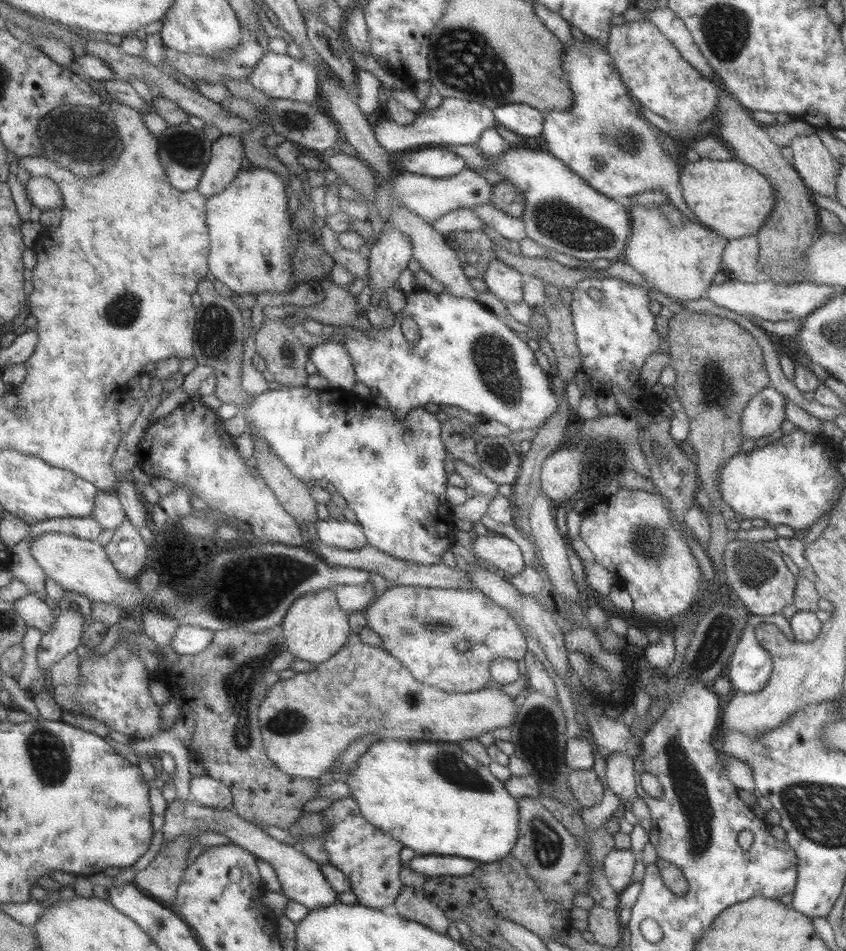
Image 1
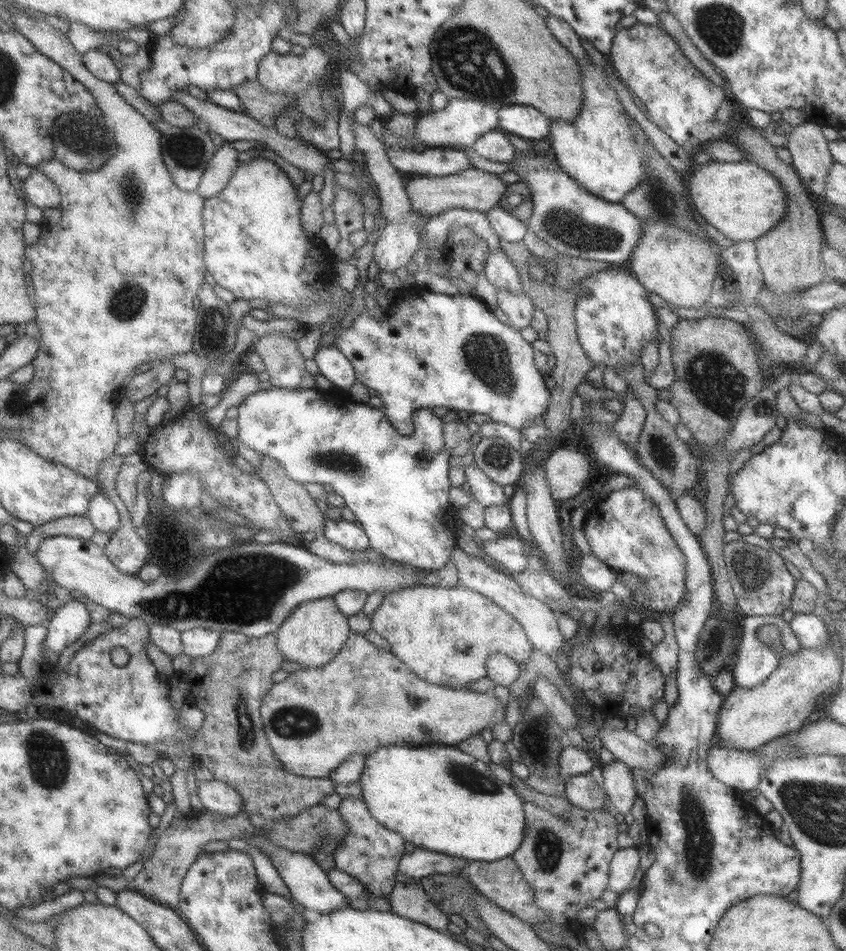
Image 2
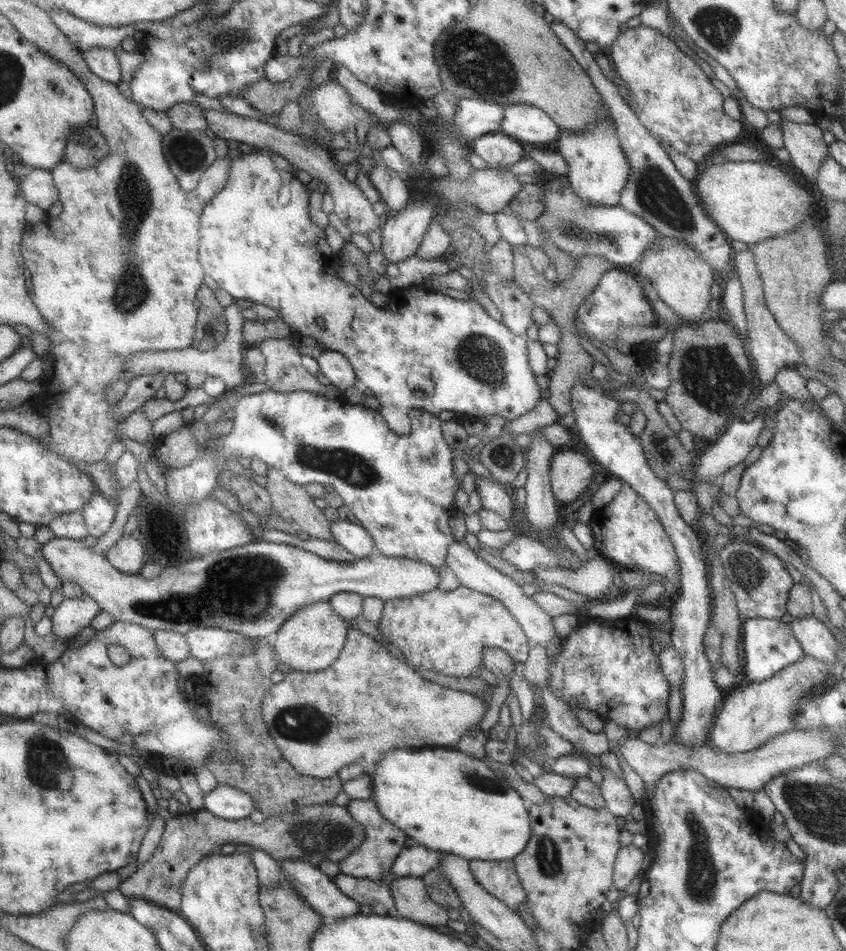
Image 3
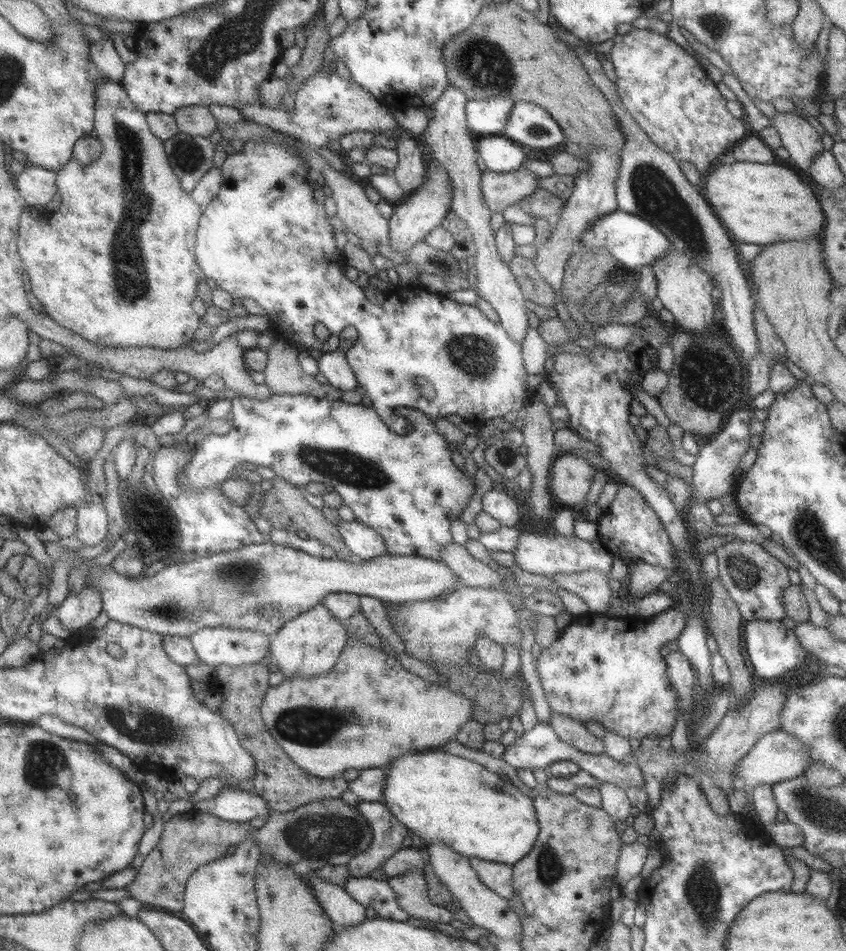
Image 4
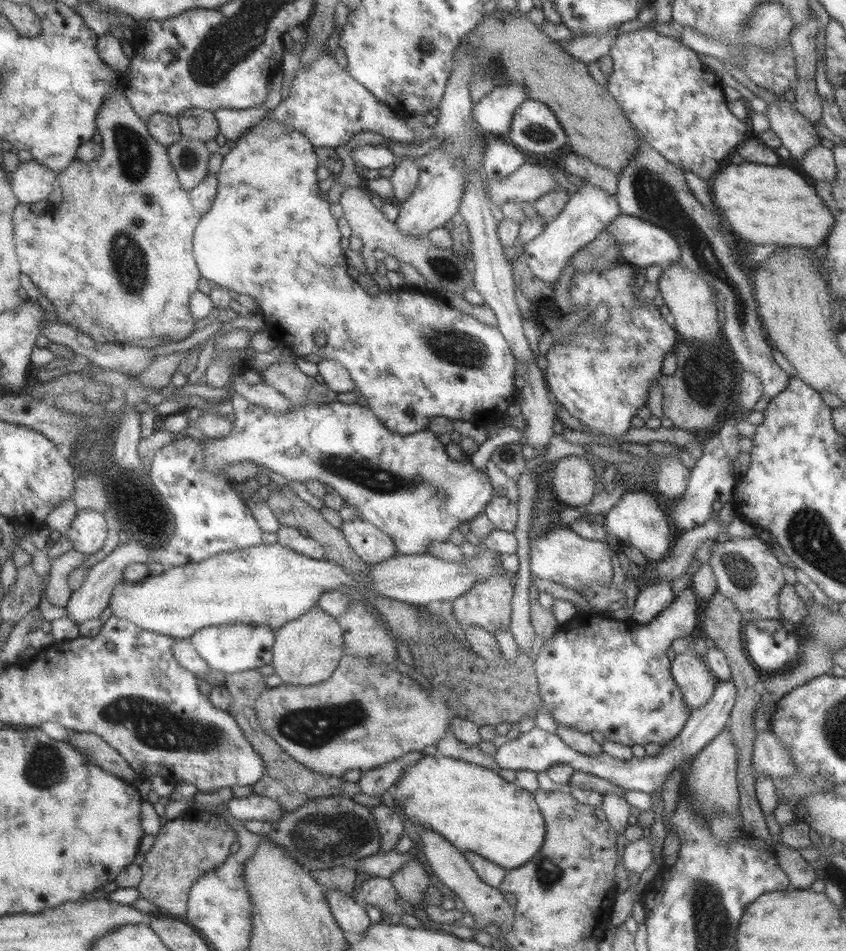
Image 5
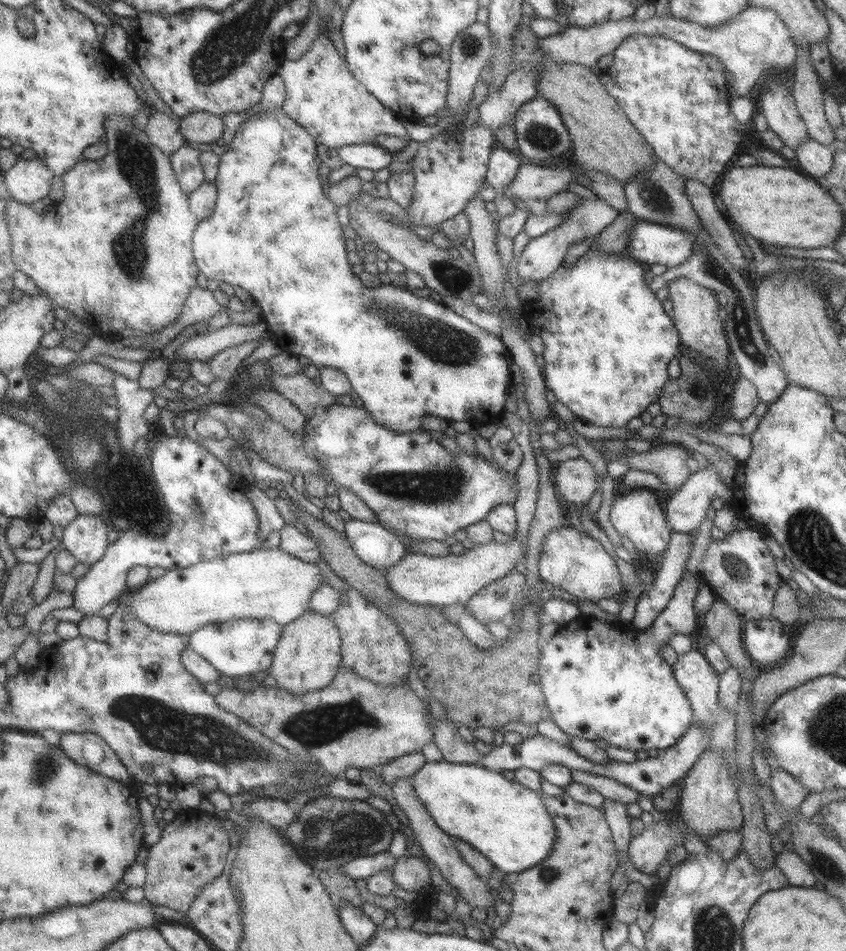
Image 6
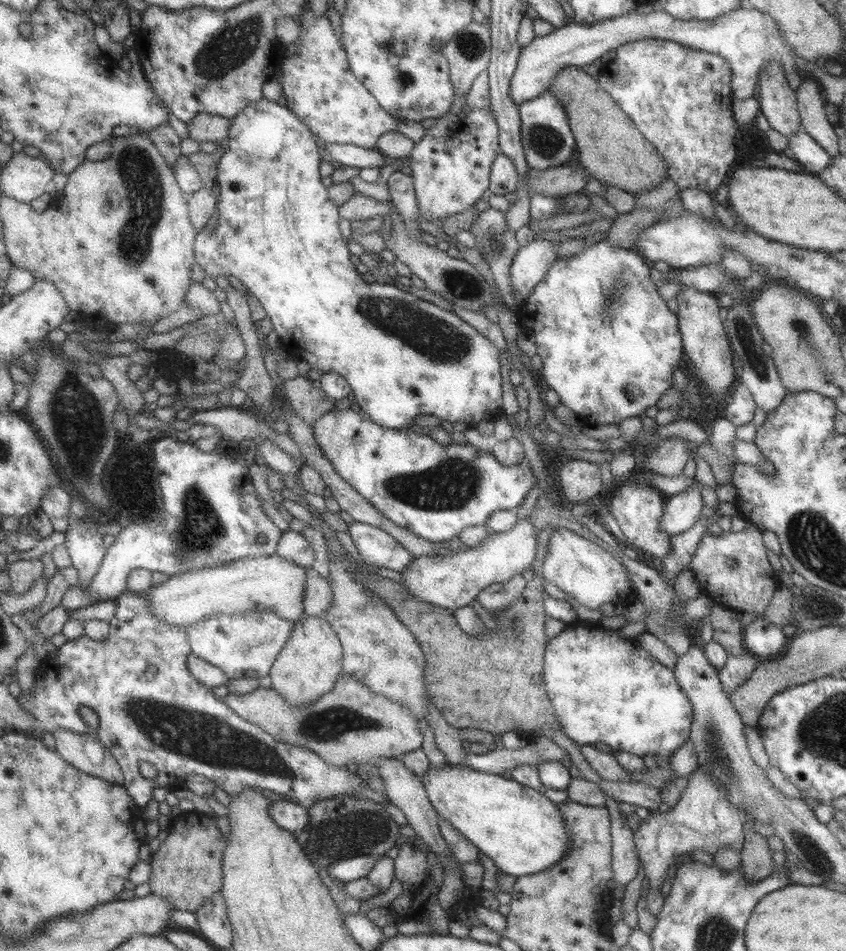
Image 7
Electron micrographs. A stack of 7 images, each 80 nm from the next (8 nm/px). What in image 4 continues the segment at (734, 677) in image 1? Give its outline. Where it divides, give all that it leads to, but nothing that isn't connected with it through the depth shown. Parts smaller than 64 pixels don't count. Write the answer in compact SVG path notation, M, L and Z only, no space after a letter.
M747 621L747 624L743 626L743 642L745 642L745 652L758 682L781 678L808 659L793 630L785 628L780 621Z

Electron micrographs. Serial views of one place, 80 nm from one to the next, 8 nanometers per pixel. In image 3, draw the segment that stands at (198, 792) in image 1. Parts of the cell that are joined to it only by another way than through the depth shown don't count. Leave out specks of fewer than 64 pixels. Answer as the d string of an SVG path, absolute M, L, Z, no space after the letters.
M217 784L206 792L202 803L207 812L227 820L239 820L256 810L252 798L242 789L224 784Z

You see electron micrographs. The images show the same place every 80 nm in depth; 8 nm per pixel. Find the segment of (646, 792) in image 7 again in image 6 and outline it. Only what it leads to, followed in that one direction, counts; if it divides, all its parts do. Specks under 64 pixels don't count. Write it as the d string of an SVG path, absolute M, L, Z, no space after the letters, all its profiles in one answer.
M582 770L572 771L572 780L579 784L587 784L589 788L596 790L604 798L610 798L623 804L637 802L637 796L645 795L632 788L627 788L624 784L619 784L612 778L585 773Z

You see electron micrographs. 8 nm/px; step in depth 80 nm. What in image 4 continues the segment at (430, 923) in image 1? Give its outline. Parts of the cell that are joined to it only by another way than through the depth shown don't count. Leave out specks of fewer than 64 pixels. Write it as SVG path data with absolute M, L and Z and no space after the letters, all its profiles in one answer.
M419 869L406 872L401 876L389 877L387 884L395 893L399 908L402 908L410 919L431 920L432 922L448 923L452 918L464 919L457 909L451 914L445 907L431 904L423 873Z

